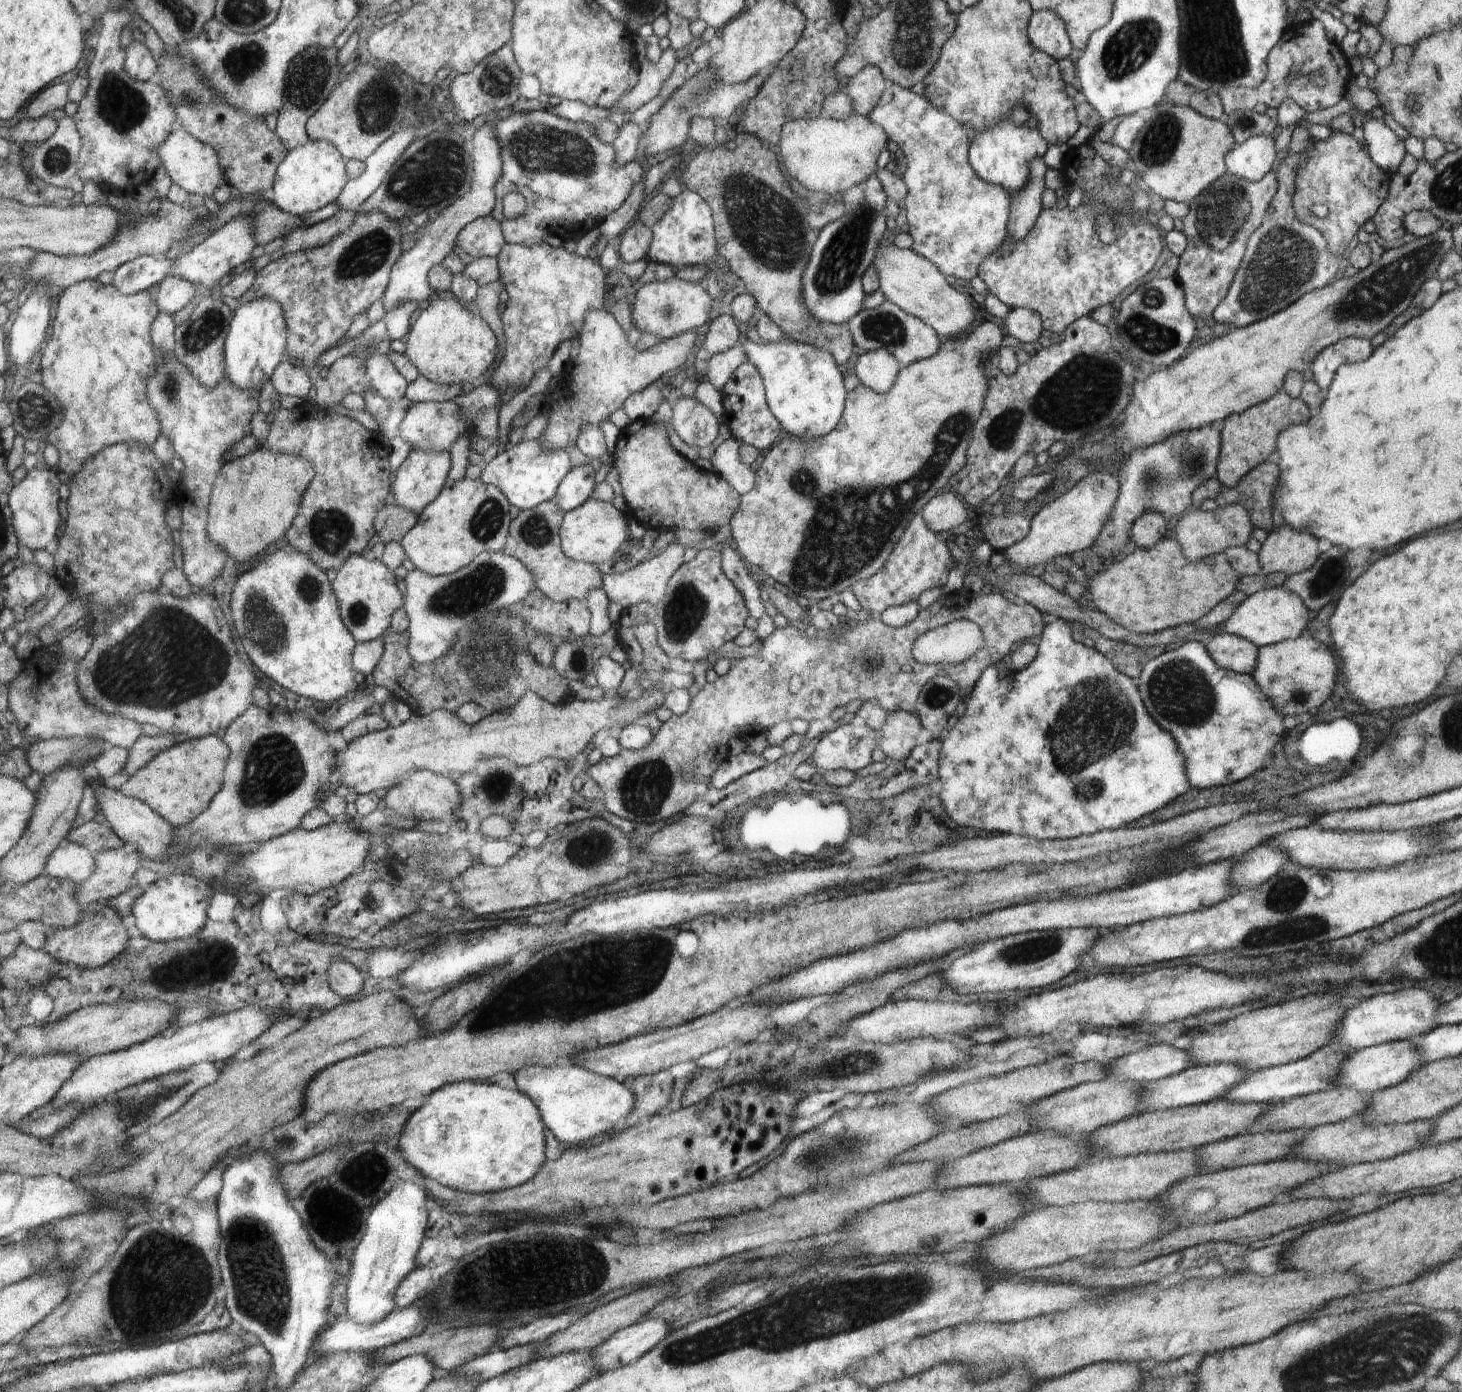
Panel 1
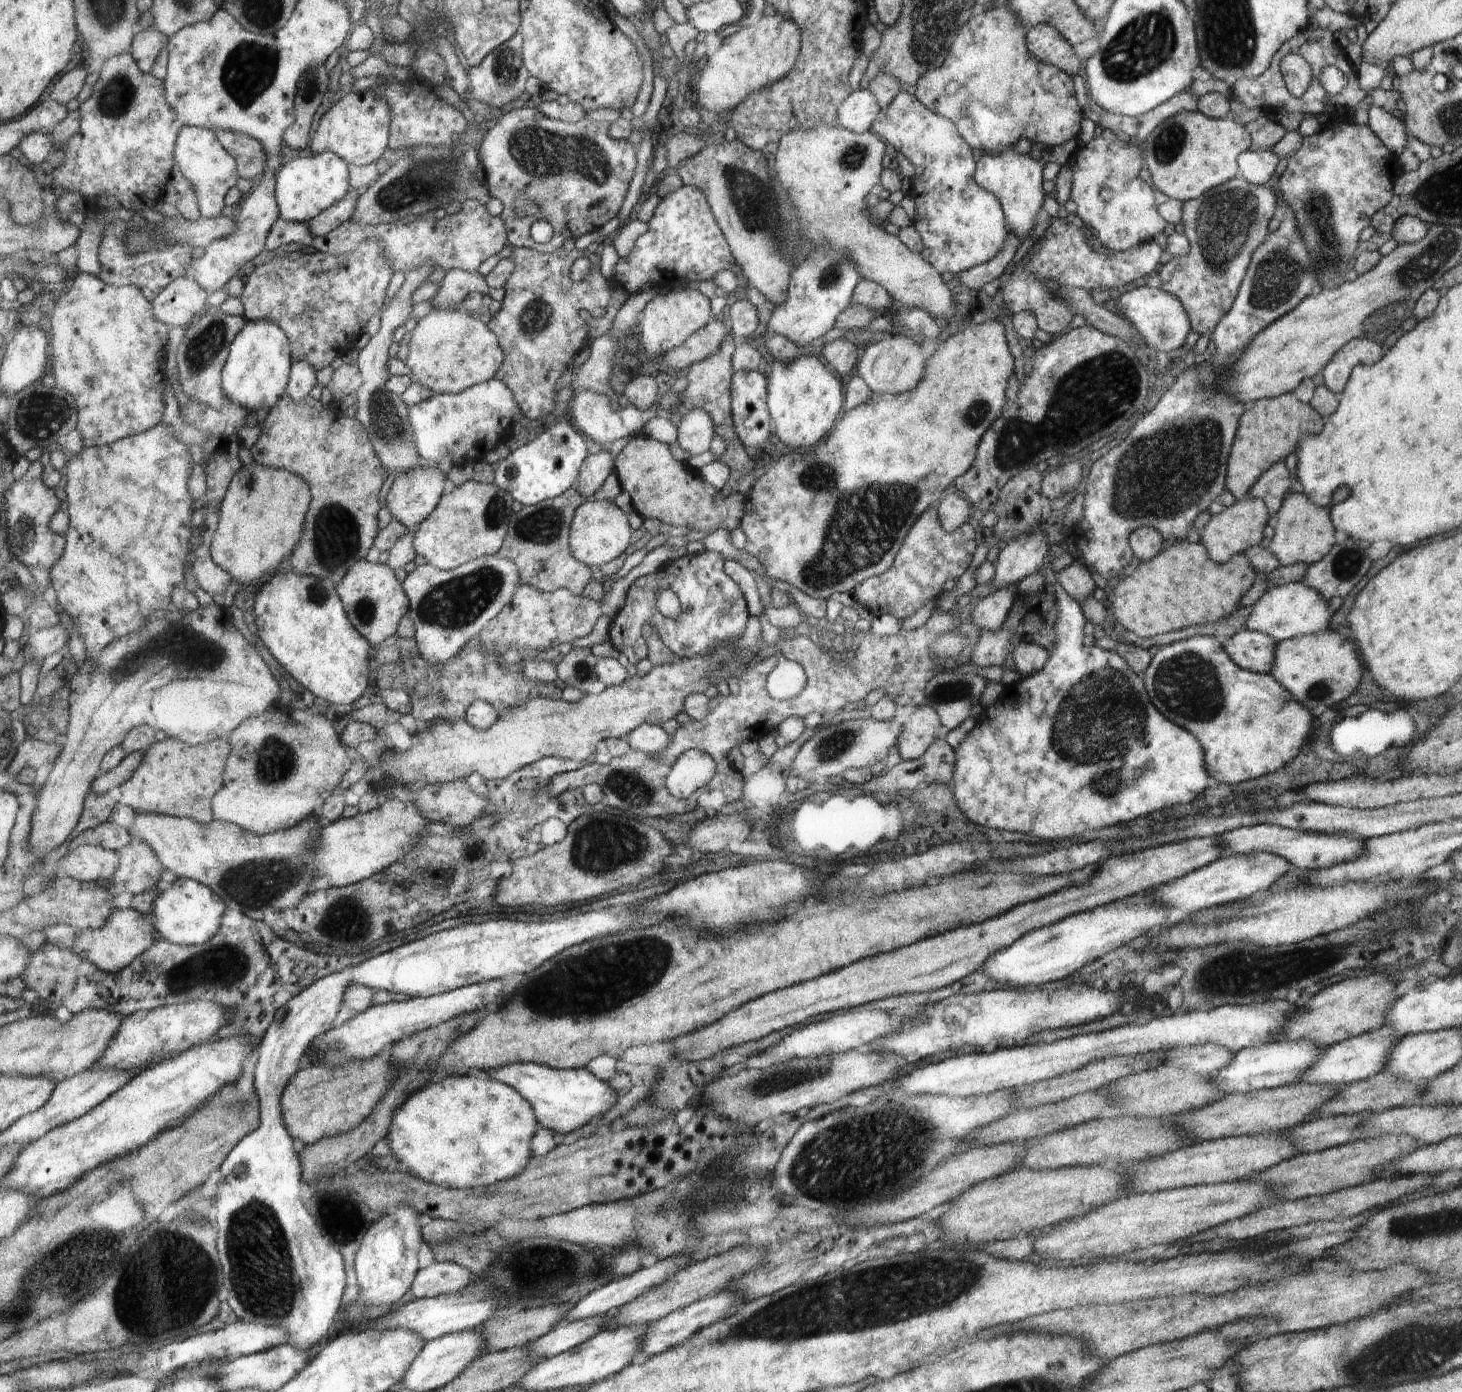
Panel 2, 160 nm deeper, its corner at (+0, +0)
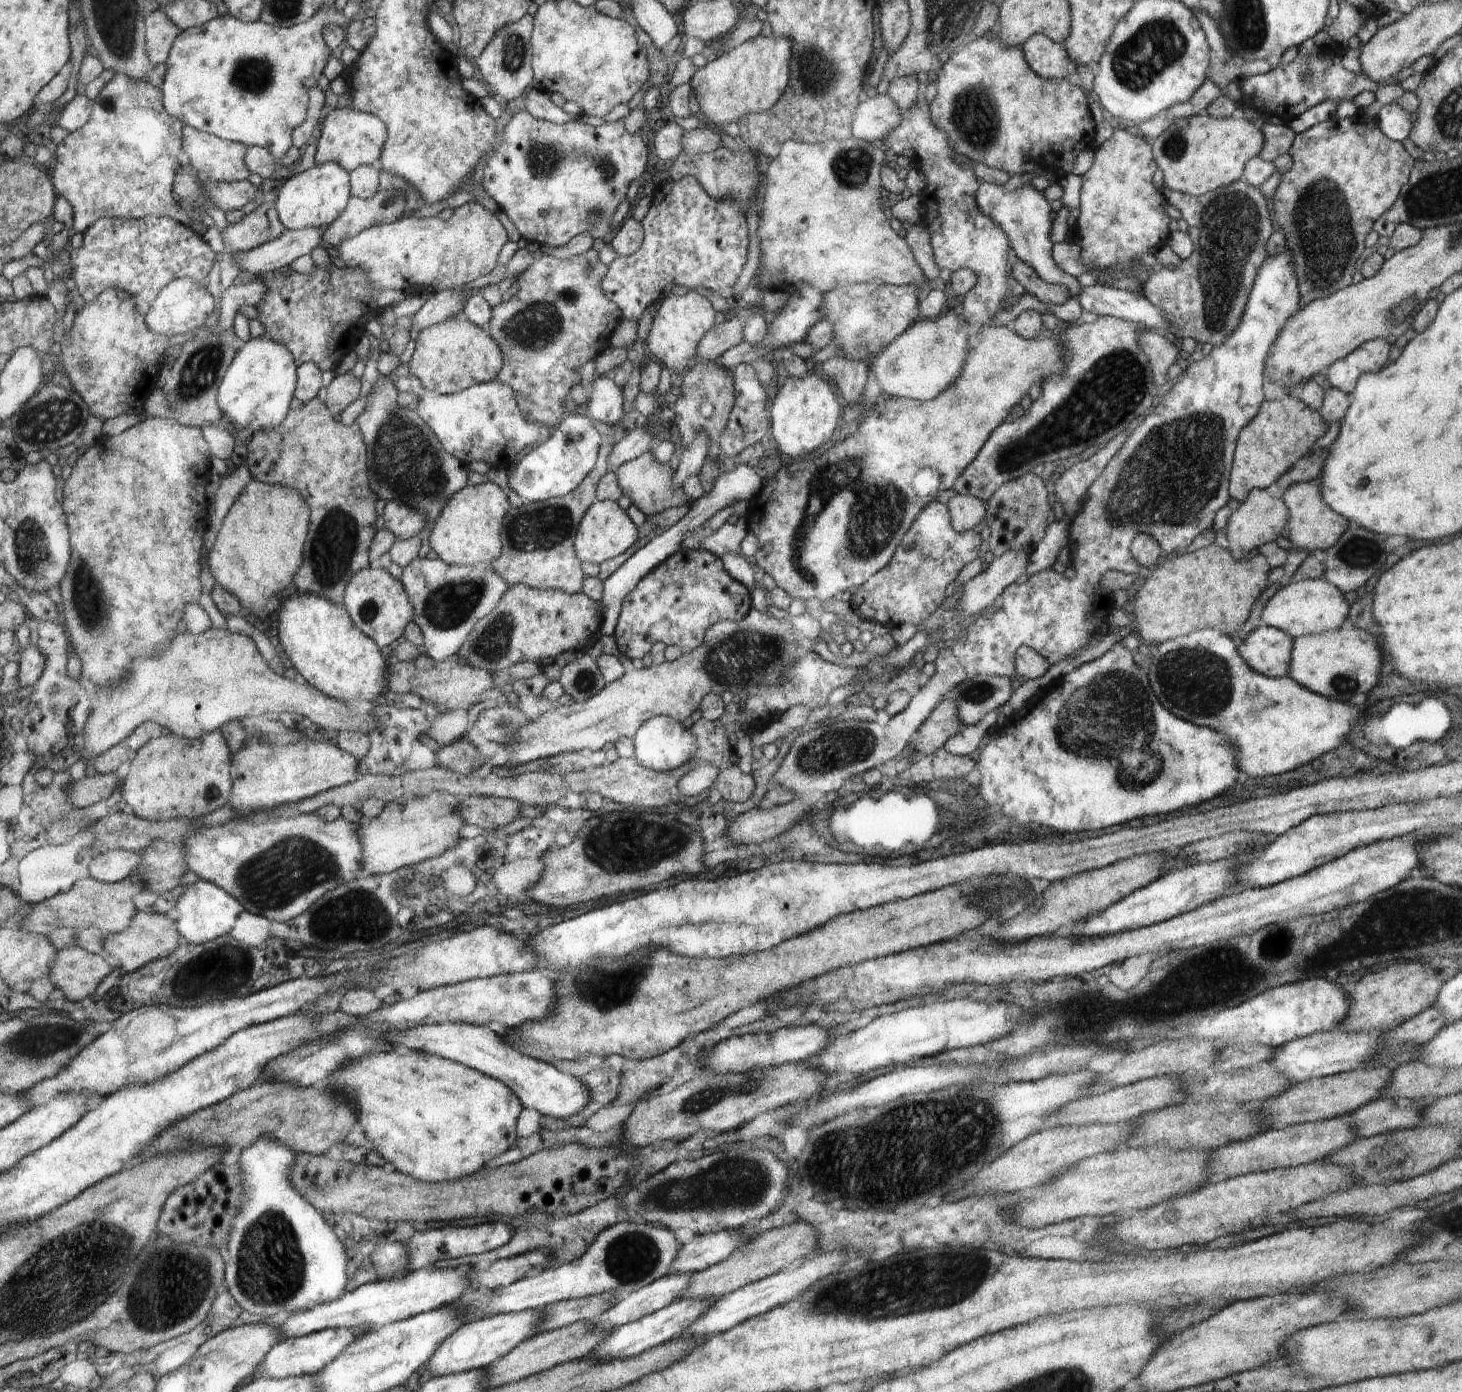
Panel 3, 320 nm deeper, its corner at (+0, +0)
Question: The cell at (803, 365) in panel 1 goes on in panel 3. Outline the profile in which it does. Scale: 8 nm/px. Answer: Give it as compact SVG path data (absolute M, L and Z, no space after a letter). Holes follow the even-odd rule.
M818 374L804 378L788 376L784 385L777 390L777 396L771 408L772 436L784 454L794 459L802 458L804 454L816 450L820 444L832 438L840 416L840 406L822 376Z

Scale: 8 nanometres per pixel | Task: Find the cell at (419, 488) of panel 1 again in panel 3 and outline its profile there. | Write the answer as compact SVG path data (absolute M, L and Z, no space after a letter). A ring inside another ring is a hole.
M386 501L384 507L384 528L397 539L408 540L419 535L425 528L426 517L422 511L413 509L396 501Z

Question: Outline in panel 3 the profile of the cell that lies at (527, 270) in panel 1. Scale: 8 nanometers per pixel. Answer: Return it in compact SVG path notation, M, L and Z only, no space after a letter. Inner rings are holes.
M593 247L566 260L543 255L520 274L516 281L520 285L518 294L491 308L491 319L485 329L502 349L504 363L497 378L513 388L520 412L528 421L554 430L554 426L560 424L562 414L566 412L564 402L570 388L580 382L578 368L597 357L598 344L600 350L609 348L609 344L604 342L610 340L610 334L614 332L614 328L618 328L623 311L616 303L612 304L602 287L603 279L607 276L606 270L610 269L598 260L598 251Z

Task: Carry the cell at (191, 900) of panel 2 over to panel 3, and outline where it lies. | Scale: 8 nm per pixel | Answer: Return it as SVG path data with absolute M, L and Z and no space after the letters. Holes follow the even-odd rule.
M202 879L187 887L185 893L178 899L175 908L180 914L176 920L179 933L193 945L208 943L212 939L228 934L238 916L245 910L243 903L231 893L226 892L217 884Z

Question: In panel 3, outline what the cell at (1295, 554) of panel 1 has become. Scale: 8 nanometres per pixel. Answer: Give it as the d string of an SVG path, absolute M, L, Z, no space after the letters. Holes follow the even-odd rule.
M1319 481L1299 482L1290 485L1282 499L1289 510L1287 528L1290 529L1290 536L1288 539L1293 543L1292 548L1294 549L1308 549L1311 554L1316 551L1323 553L1336 544L1348 528L1349 520L1326 504Z

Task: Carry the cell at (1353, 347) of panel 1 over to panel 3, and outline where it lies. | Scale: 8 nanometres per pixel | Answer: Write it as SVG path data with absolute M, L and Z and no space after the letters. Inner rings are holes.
M1372 339L1362 343L1348 356L1335 360L1323 373L1330 384L1338 390L1352 395L1362 373L1375 373L1389 362L1391 346L1386 339Z

